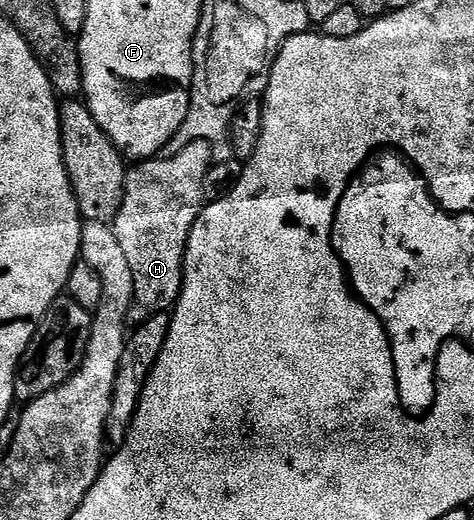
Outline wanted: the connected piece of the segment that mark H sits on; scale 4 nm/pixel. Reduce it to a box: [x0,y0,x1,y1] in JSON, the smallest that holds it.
[110,138,213,323]

